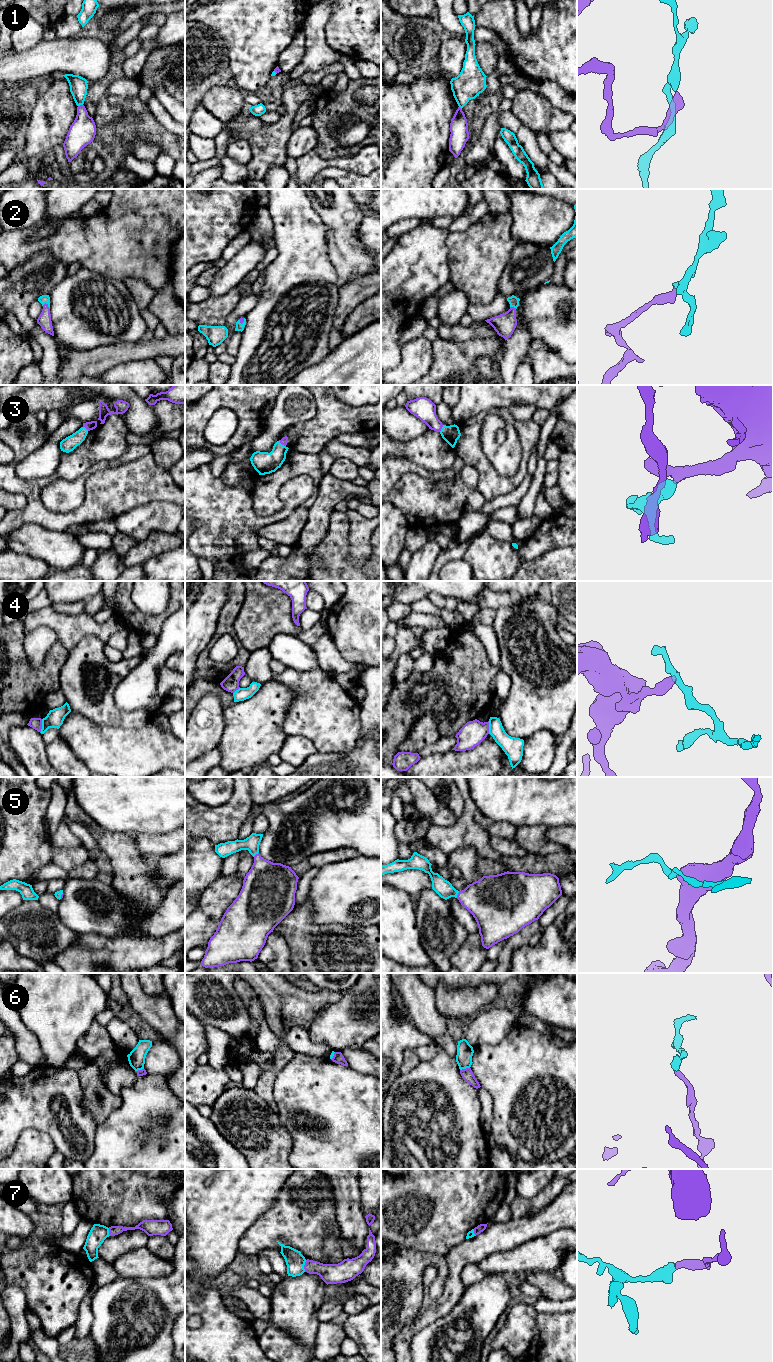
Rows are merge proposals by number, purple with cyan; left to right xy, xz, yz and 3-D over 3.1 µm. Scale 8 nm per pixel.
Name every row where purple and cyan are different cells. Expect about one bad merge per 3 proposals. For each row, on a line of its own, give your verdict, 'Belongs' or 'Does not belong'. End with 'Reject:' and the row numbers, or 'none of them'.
1: Does not belong
2: Belongs
3: Belongs
4: Does not belong
5: Belongs
6: Does not belong
7: Does not belong
Reject: 1, 4, 6, 7

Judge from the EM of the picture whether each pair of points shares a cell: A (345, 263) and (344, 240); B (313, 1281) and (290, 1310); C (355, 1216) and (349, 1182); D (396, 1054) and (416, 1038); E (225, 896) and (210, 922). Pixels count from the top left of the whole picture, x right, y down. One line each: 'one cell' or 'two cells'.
A: one cell
B: one cell
C: one cell
D: one cell
E: one cell

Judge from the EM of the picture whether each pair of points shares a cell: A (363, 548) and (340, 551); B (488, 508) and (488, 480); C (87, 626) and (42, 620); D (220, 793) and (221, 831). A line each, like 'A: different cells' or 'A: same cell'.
A: different cells
B: different cells
C: same cell
D: different cells

